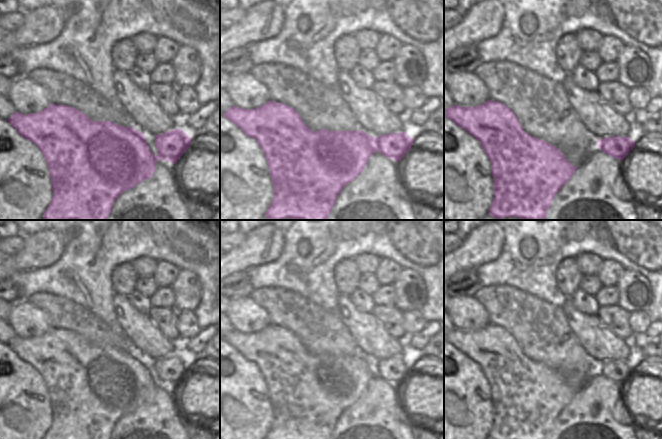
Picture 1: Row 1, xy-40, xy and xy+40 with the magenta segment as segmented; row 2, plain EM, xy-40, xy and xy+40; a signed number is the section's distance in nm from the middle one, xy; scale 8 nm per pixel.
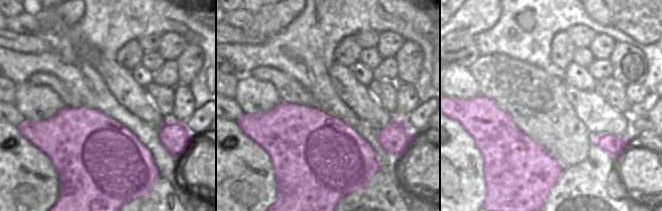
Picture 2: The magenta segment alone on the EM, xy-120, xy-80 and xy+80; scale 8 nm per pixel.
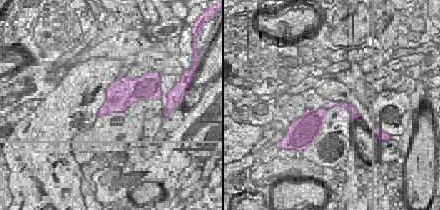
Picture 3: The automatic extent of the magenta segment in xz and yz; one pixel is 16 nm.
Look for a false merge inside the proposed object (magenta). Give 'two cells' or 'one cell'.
two cells

